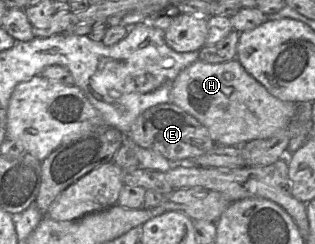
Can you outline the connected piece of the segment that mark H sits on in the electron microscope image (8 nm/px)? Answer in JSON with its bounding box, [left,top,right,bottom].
[170,58,298,146]

